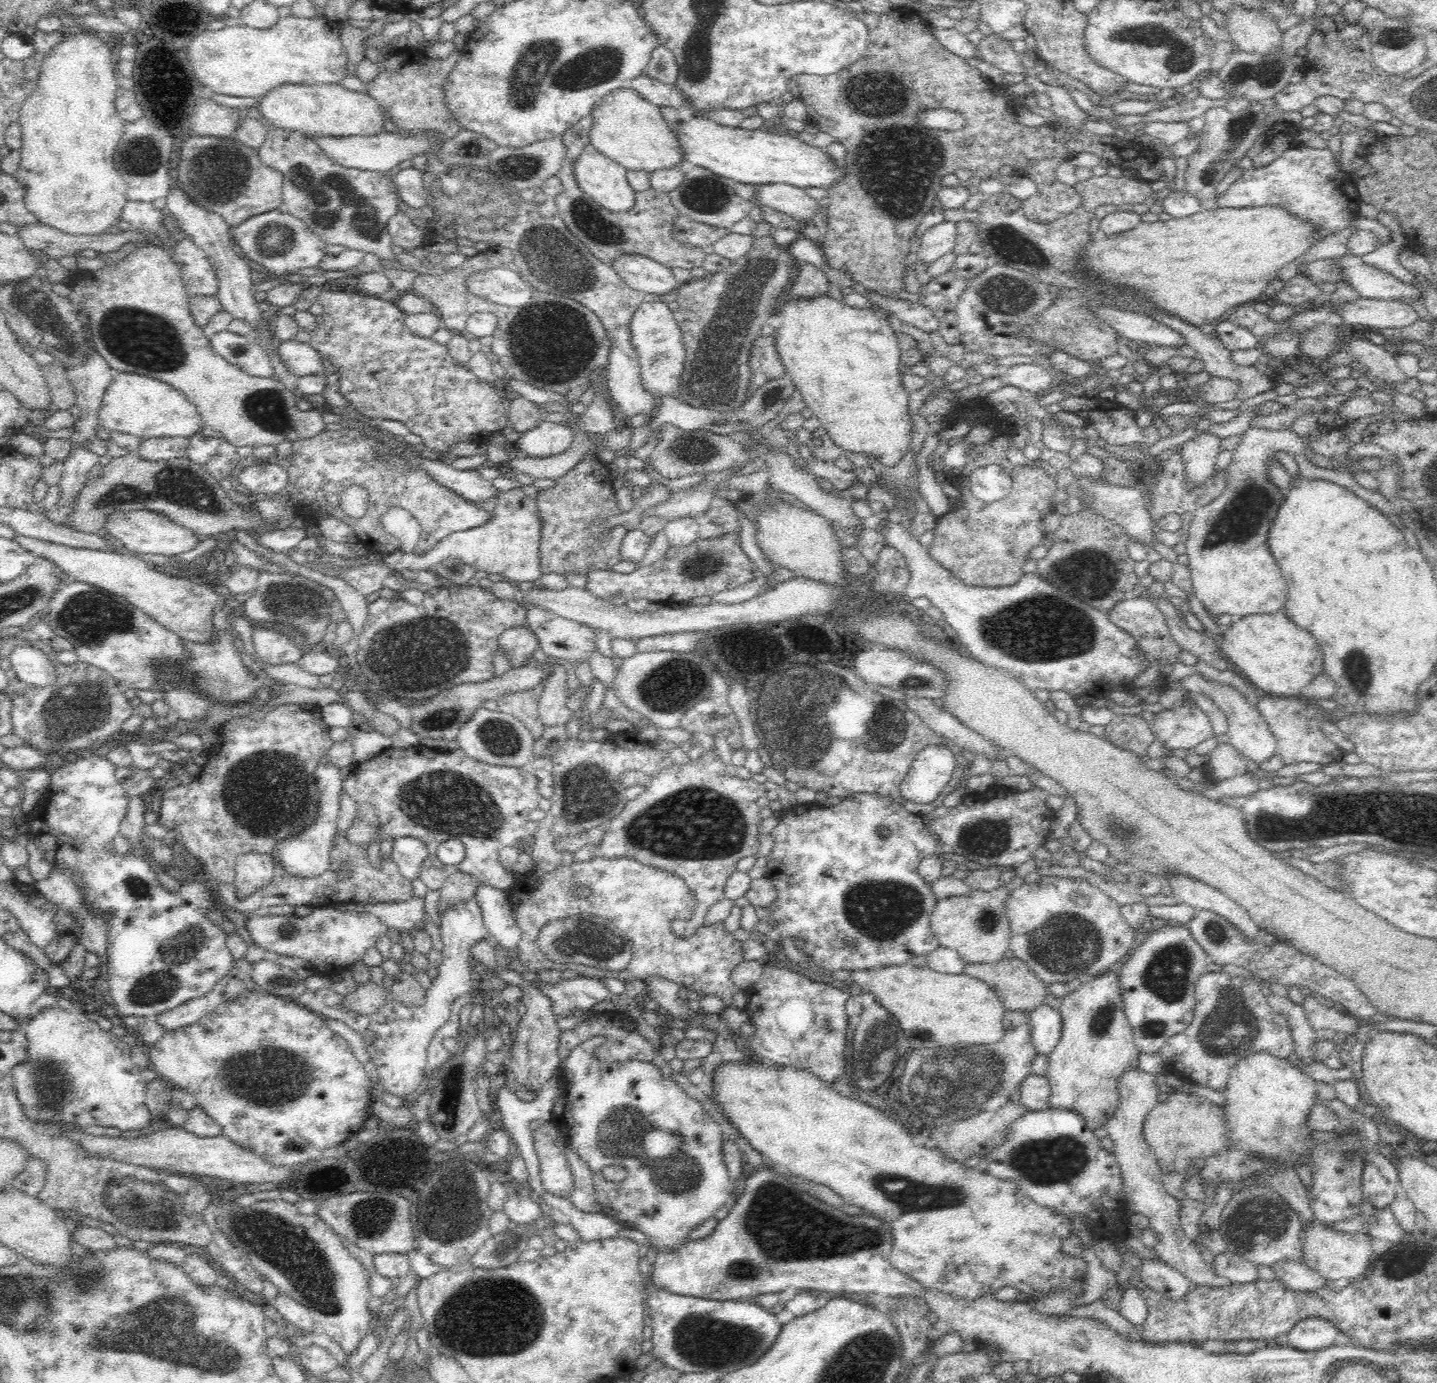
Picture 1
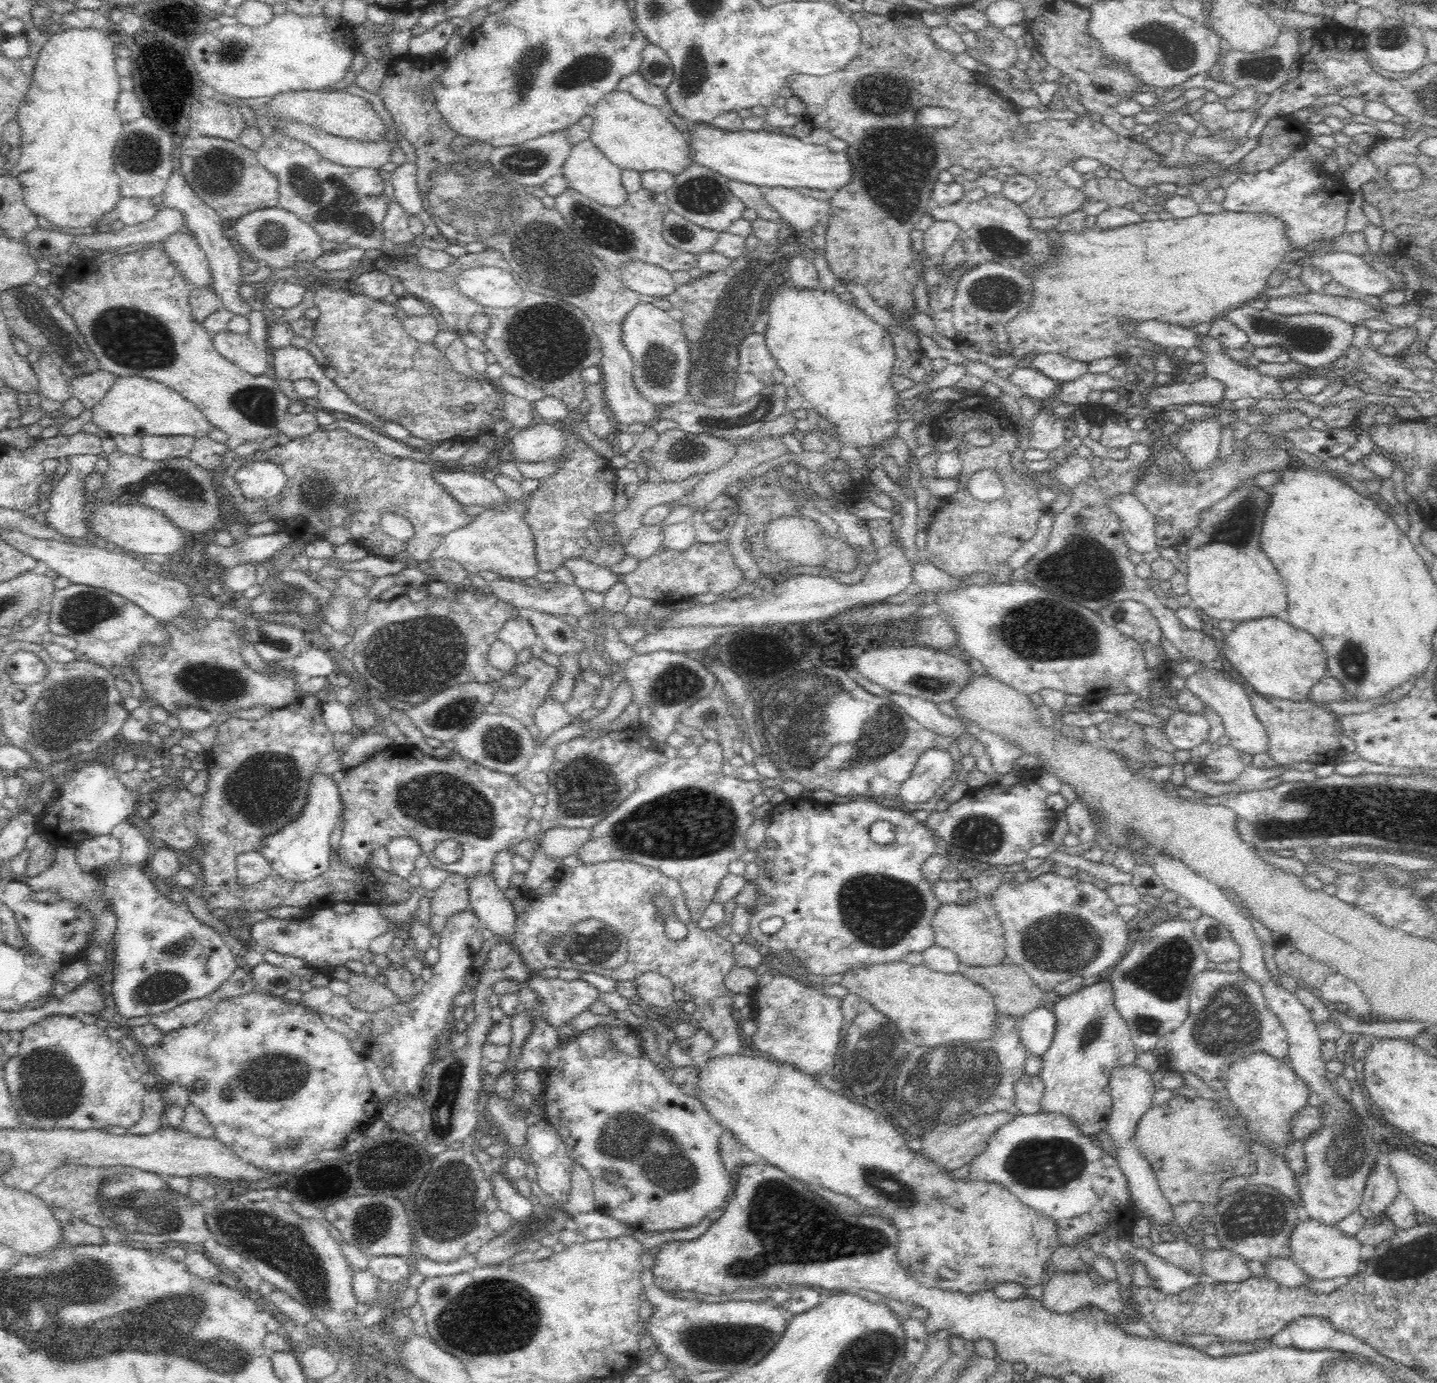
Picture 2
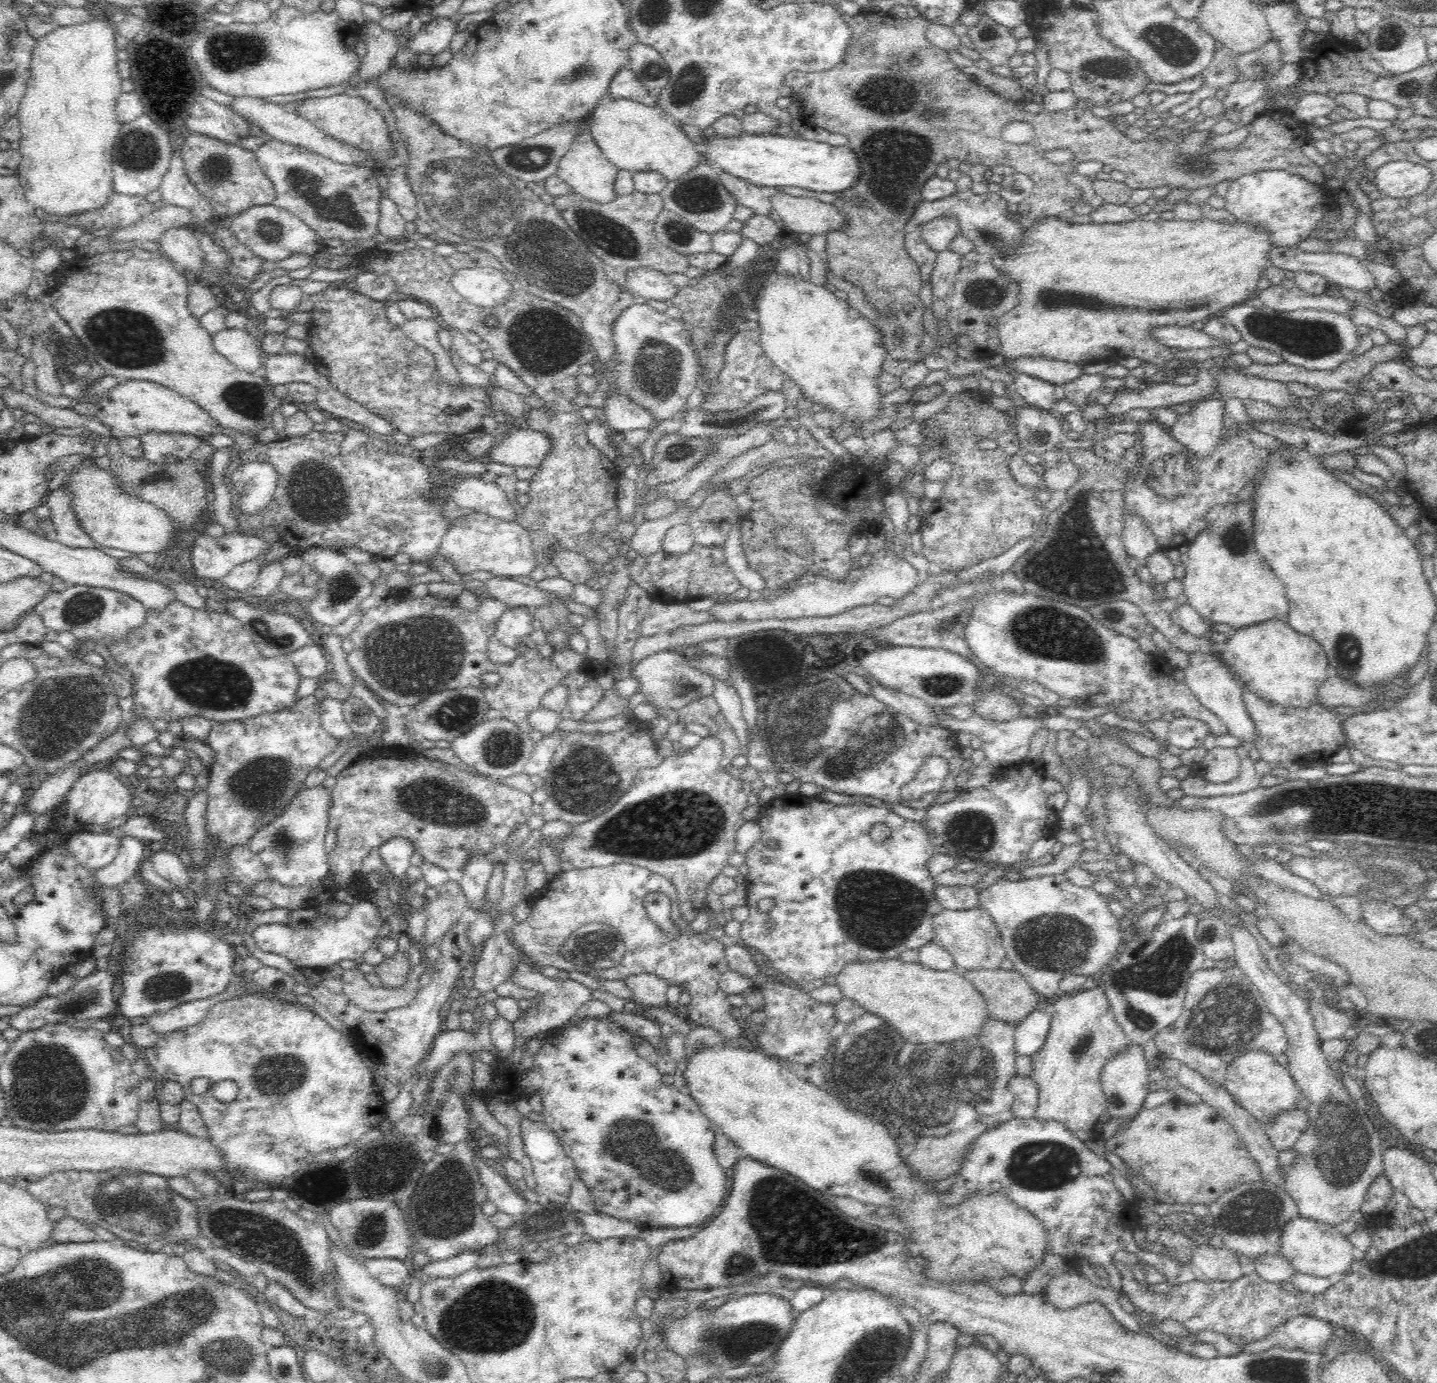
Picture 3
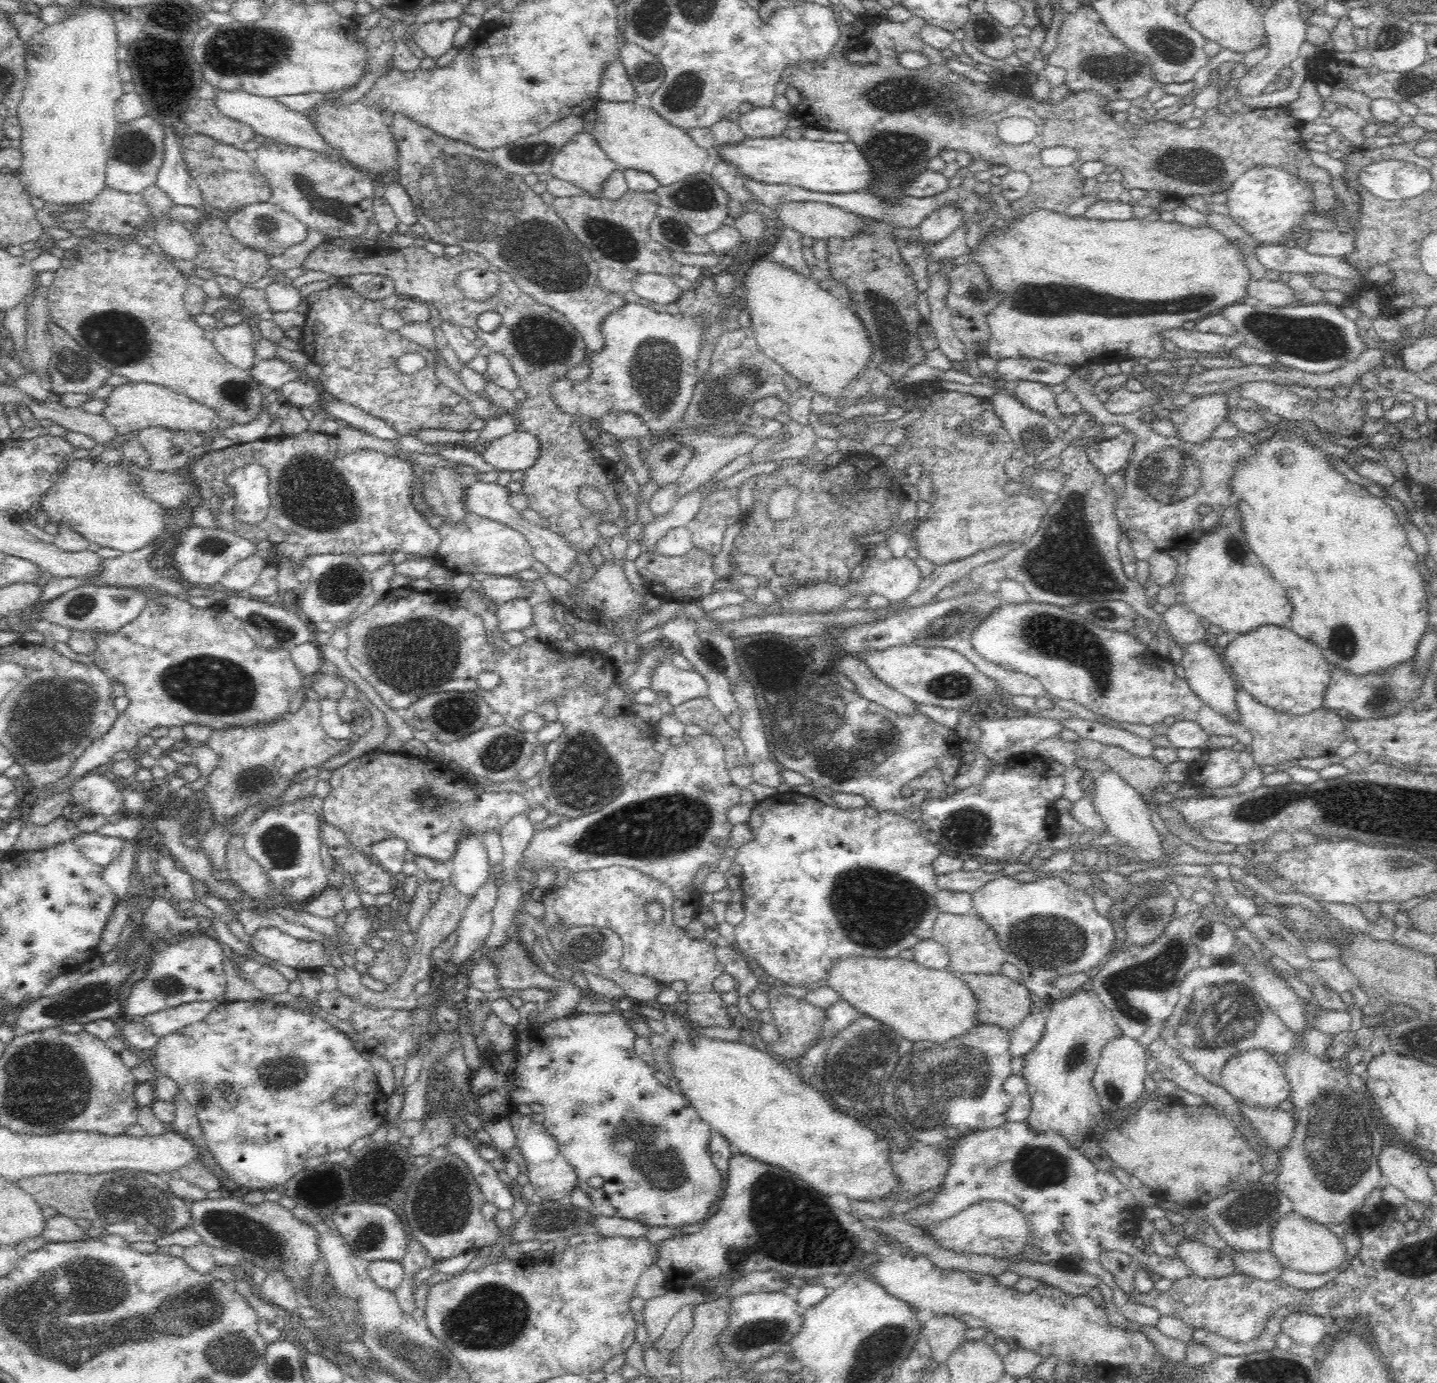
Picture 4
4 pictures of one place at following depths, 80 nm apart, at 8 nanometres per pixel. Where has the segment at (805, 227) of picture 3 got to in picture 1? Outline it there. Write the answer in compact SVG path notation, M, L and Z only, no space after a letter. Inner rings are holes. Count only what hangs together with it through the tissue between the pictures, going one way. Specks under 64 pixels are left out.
M776 182L756 185L754 199L760 207L770 207L805 224L815 216L820 203L800 186Z

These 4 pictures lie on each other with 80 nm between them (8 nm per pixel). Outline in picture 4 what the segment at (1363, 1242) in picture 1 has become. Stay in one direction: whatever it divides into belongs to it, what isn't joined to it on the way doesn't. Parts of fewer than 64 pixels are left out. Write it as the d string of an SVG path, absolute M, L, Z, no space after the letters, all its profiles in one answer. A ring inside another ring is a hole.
M1292 1211L1279 1218L1269 1230L1272 1232L1271 1253L1285 1268L1306 1274L1326 1274L1330 1271L1341 1273L1349 1267L1352 1257L1347 1253L1342 1238L1319 1222L1304 1218Z

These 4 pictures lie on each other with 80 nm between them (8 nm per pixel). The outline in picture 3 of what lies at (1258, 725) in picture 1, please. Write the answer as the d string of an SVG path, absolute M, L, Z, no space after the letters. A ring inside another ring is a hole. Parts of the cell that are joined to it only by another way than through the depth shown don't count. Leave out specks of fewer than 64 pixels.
M1194 653L1190 655L1189 665L1183 669L1185 672L1185 684L1188 686L1192 695L1206 708L1210 710L1227 728L1227 734L1238 739L1239 746L1243 746L1250 751L1258 748L1257 742L1260 733L1248 714L1248 707L1244 701L1243 684L1233 675L1220 657L1214 659L1204 653Z

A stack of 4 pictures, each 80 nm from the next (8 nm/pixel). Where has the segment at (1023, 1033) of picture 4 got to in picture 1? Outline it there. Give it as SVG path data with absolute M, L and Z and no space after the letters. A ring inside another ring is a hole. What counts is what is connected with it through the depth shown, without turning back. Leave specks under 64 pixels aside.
M1044 1002L1029 1011L1032 1042L1039 1054L1049 1055L1060 1042L1063 1033L1063 1018L1057 1005Z

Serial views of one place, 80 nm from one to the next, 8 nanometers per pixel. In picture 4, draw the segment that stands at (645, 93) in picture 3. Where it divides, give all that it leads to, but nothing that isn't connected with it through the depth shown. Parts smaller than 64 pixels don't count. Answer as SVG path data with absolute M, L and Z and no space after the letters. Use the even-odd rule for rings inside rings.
M614 61L607 66L599 98L612 102L635 102L637 99L636 87L632 84L622 61Z

